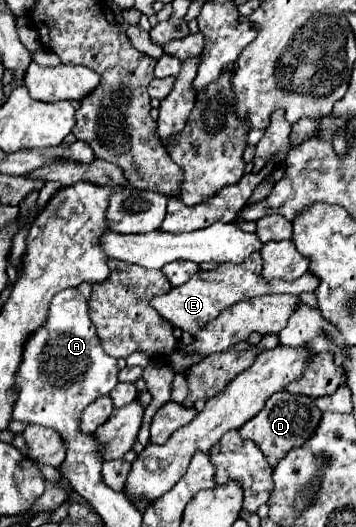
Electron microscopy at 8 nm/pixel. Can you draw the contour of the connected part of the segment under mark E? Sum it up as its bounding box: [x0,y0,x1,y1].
[151,252,319,336]

